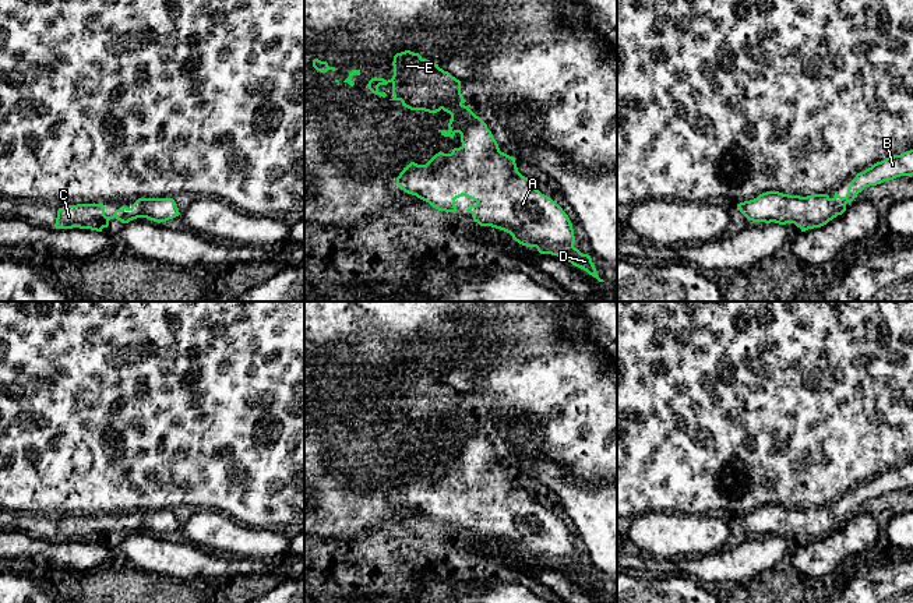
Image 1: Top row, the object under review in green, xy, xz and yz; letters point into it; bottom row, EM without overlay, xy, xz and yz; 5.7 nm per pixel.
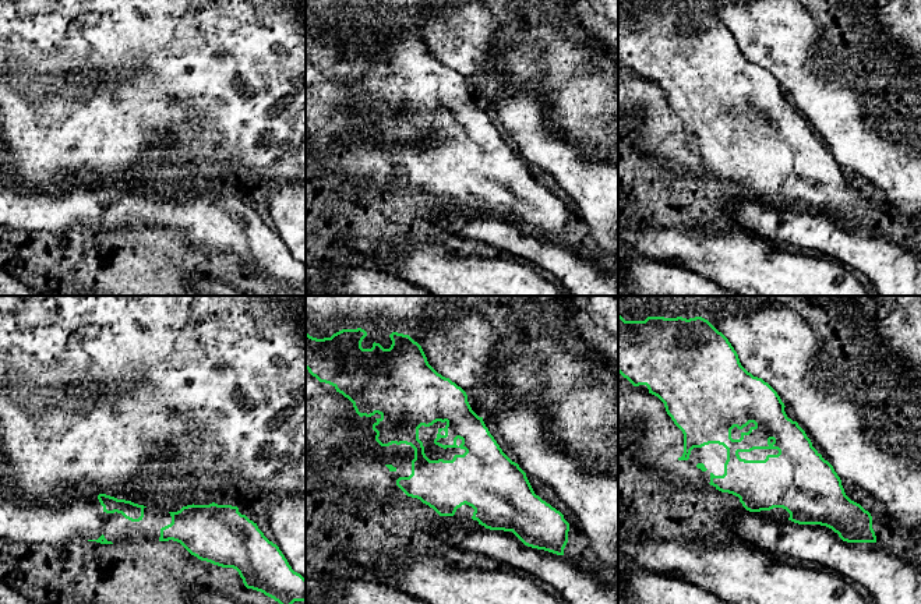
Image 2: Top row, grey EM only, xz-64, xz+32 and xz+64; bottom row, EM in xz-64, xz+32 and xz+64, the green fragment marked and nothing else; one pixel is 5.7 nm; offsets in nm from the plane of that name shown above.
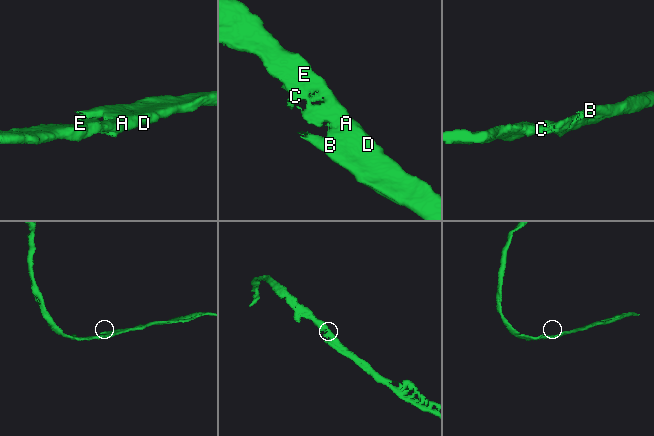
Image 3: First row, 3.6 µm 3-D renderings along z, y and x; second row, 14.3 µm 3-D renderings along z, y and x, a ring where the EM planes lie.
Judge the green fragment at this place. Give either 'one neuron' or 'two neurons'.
one neuron

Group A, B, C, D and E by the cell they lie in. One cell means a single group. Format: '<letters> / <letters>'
A B C D E

